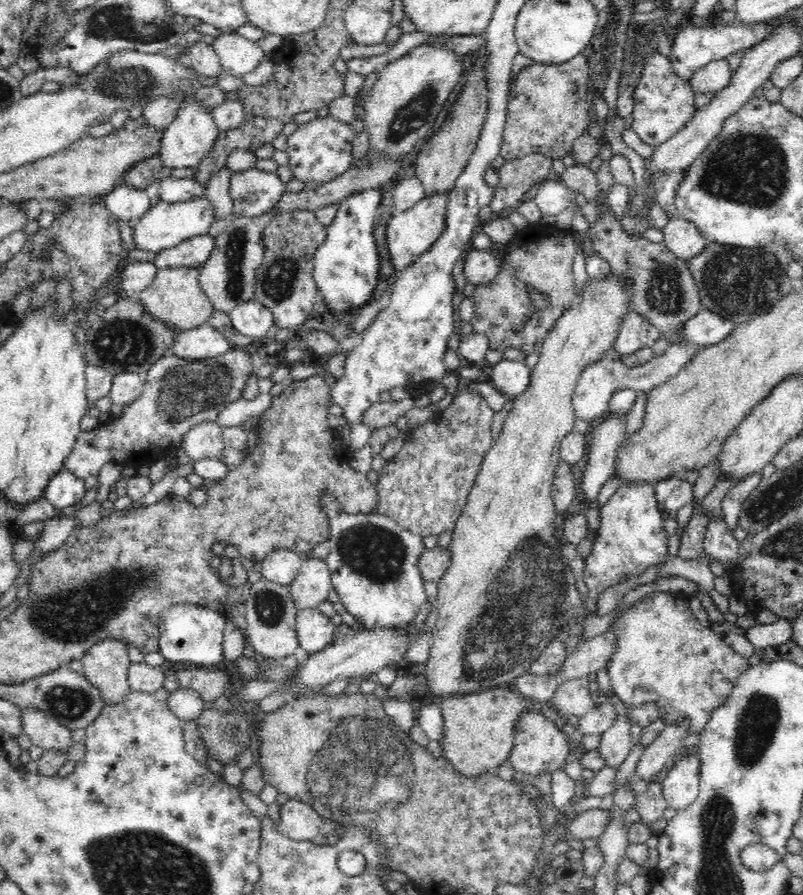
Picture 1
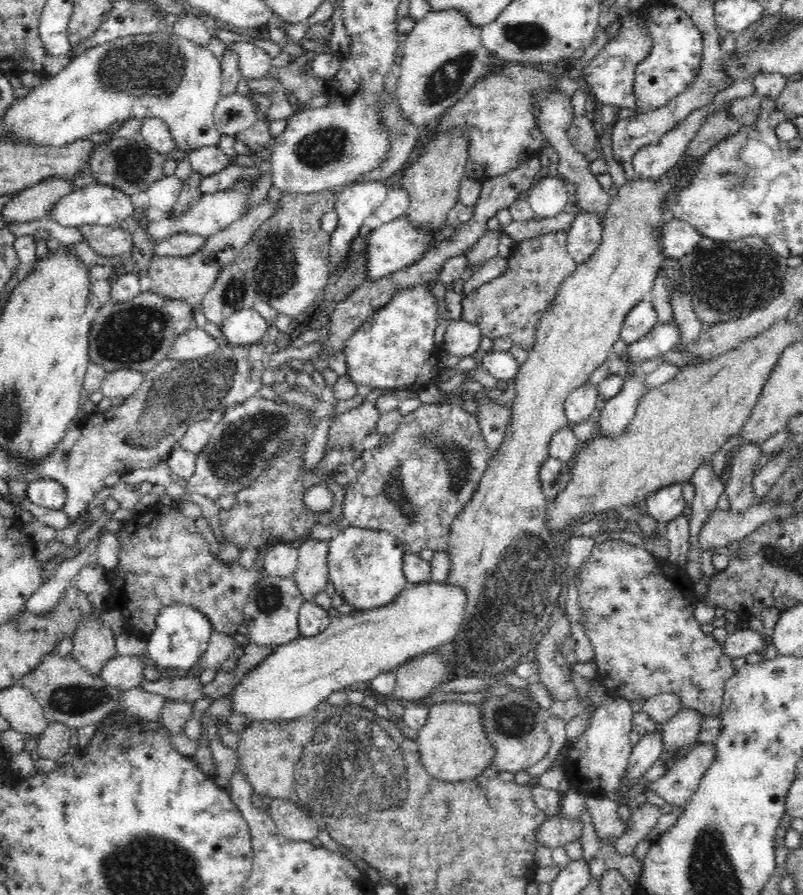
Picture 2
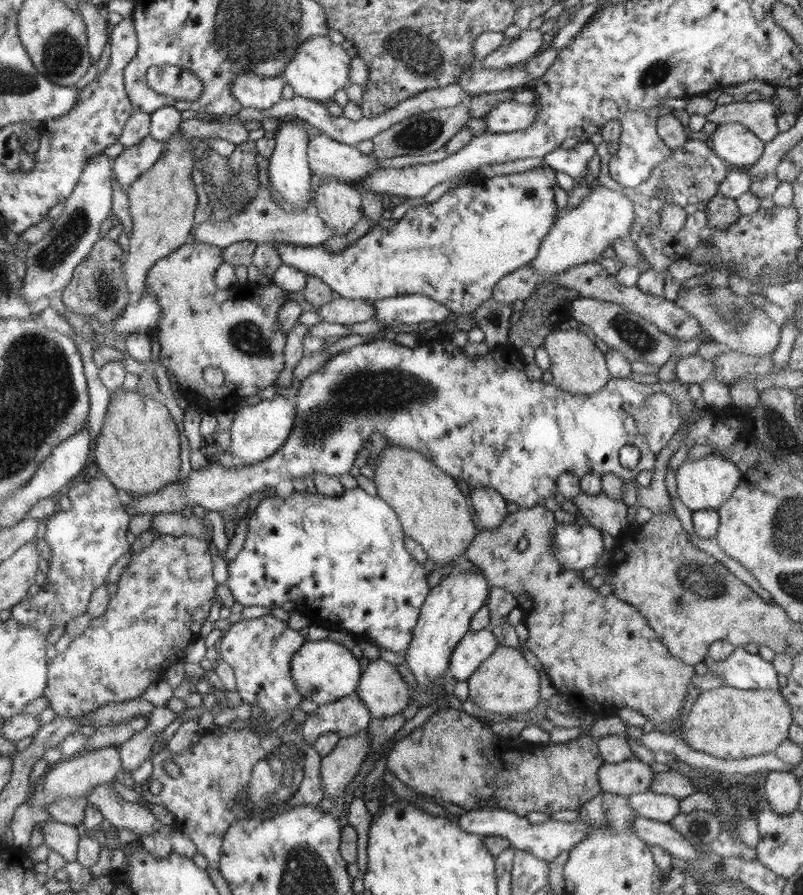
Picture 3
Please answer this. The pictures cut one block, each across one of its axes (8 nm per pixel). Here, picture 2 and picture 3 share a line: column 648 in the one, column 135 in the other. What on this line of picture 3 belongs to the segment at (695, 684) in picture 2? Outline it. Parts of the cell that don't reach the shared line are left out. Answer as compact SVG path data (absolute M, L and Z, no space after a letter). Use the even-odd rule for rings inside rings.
M161 534L158 538L155 537L150 545L143 547L140 551L130 551L130 561L117 582L118 588L116 588L116 593L110 596L107 611L97 619L91 619L88 627L80 636L76 636L70 642L68 648L47 661L47 687L43 696L48 698L49 707L54 710L58 717L79 718L80 716L87 716L87 714L108 703L123 703L128 699L138 698L144 694L148 685L160 680L160 674L166 674L171 667L175 667L178 663L183 662L186 648L200 637L200 628L204 619L210 614L212 601L217 600L216 586L219 584L212 577L214 563L212 563L212 554L208 546L209 544L204 539L198 538L196 535L177 535L174 537L170 534Z

